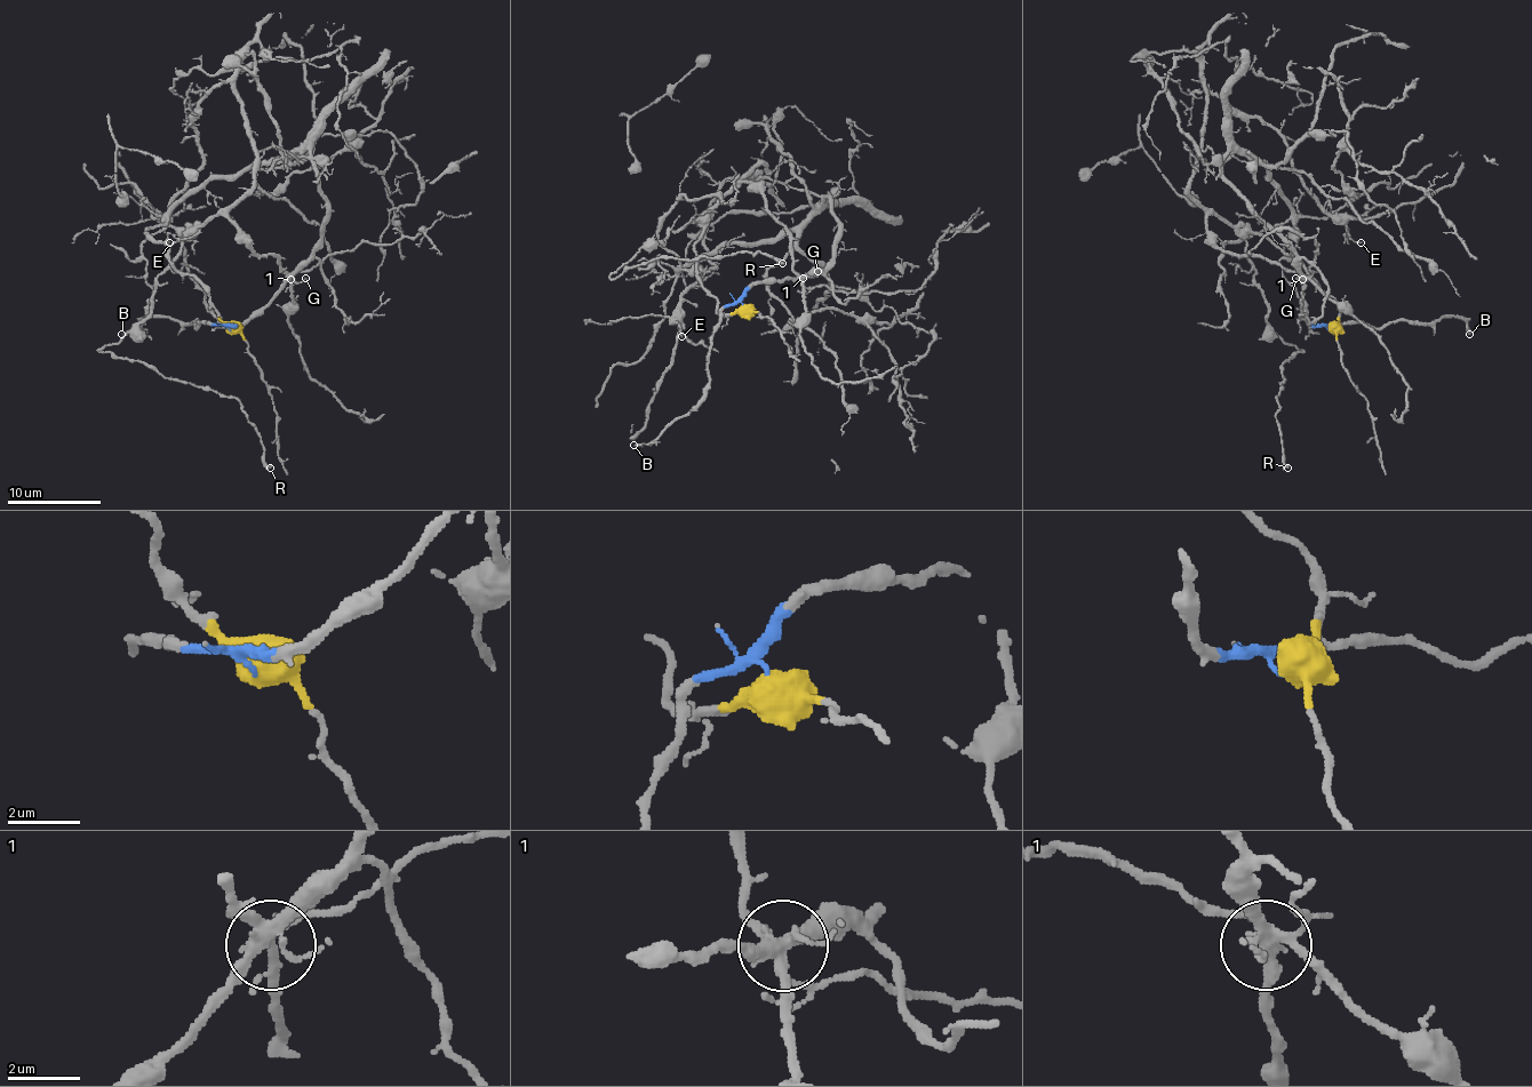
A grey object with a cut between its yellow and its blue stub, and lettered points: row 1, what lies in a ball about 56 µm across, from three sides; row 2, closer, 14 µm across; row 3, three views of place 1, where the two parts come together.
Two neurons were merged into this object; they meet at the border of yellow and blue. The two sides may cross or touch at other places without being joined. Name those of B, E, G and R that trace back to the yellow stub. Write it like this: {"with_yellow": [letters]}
{"with_yellow": ["E", "R"]}

